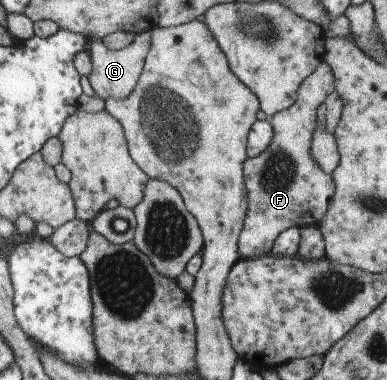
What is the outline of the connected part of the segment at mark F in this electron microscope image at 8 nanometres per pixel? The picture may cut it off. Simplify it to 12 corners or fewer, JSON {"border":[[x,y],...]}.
{"border":[[324,61],[244,160],[241,258],[319,225],[336,186],[311,154],[316,109],[334,135],[343,99]]}

